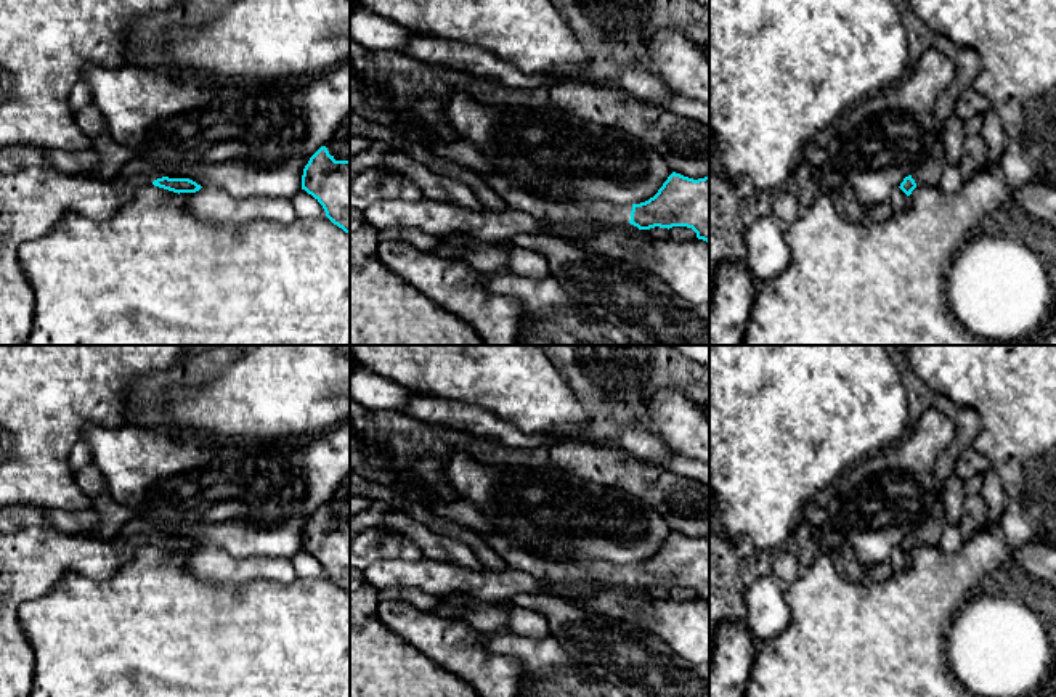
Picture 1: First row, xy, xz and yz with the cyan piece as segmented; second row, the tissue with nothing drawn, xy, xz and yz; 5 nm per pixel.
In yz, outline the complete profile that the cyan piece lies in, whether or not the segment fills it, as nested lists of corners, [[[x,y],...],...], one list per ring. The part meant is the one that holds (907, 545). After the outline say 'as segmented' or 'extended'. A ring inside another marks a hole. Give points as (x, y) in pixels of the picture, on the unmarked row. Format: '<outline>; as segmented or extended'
[[[937,499],[929,512],[929,517],[924,520],[924,524],[915,530],[912,535],[905,536],[900,543],[900,549],[910,556],[912,551],[916,546],[939,546],[940,536],[942,536],[942,527],[947,524],[947,519],[944,516],[944,506]]]; extended

